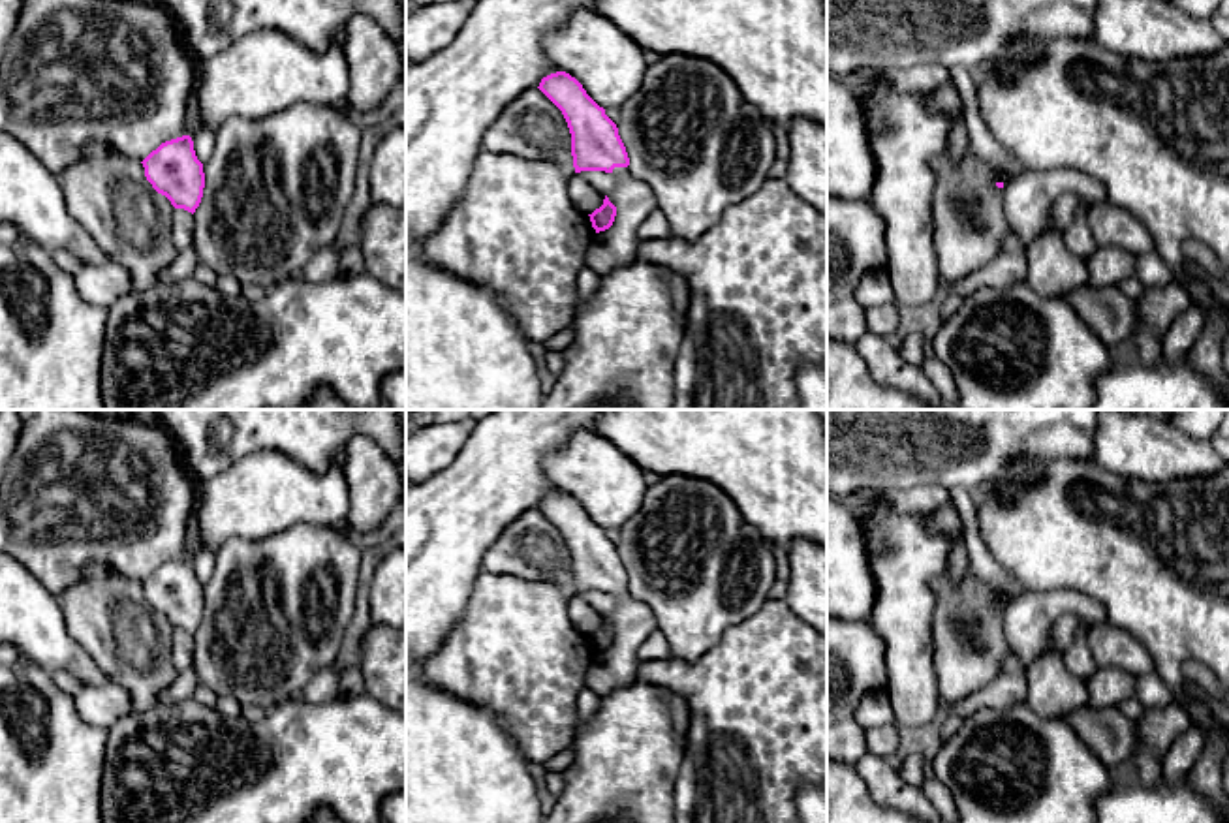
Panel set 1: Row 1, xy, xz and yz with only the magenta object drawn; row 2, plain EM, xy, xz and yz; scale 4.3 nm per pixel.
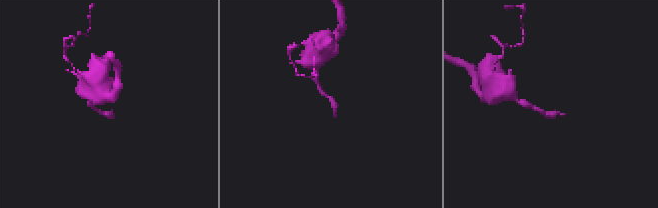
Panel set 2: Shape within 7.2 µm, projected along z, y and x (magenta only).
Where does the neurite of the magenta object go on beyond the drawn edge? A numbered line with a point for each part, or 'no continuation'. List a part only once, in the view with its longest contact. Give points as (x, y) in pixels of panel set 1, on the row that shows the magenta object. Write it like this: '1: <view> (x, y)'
1: xz (634, 200)

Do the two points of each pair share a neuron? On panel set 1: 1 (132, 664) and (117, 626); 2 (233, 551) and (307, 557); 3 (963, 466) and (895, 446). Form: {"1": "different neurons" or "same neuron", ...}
{"1": "same neuron", "2": "same neuron", "3": "same neuron"}

